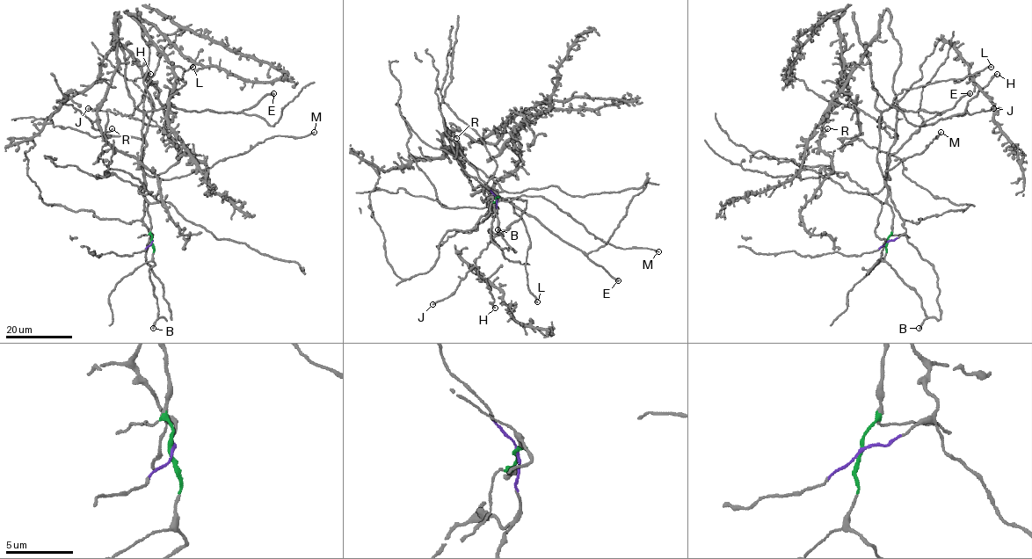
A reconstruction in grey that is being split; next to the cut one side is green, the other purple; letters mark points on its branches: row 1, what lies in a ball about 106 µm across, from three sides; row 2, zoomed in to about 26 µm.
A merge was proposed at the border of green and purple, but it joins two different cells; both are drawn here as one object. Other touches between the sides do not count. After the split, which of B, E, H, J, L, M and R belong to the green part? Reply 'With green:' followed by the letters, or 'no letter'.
With green: B, E, L

